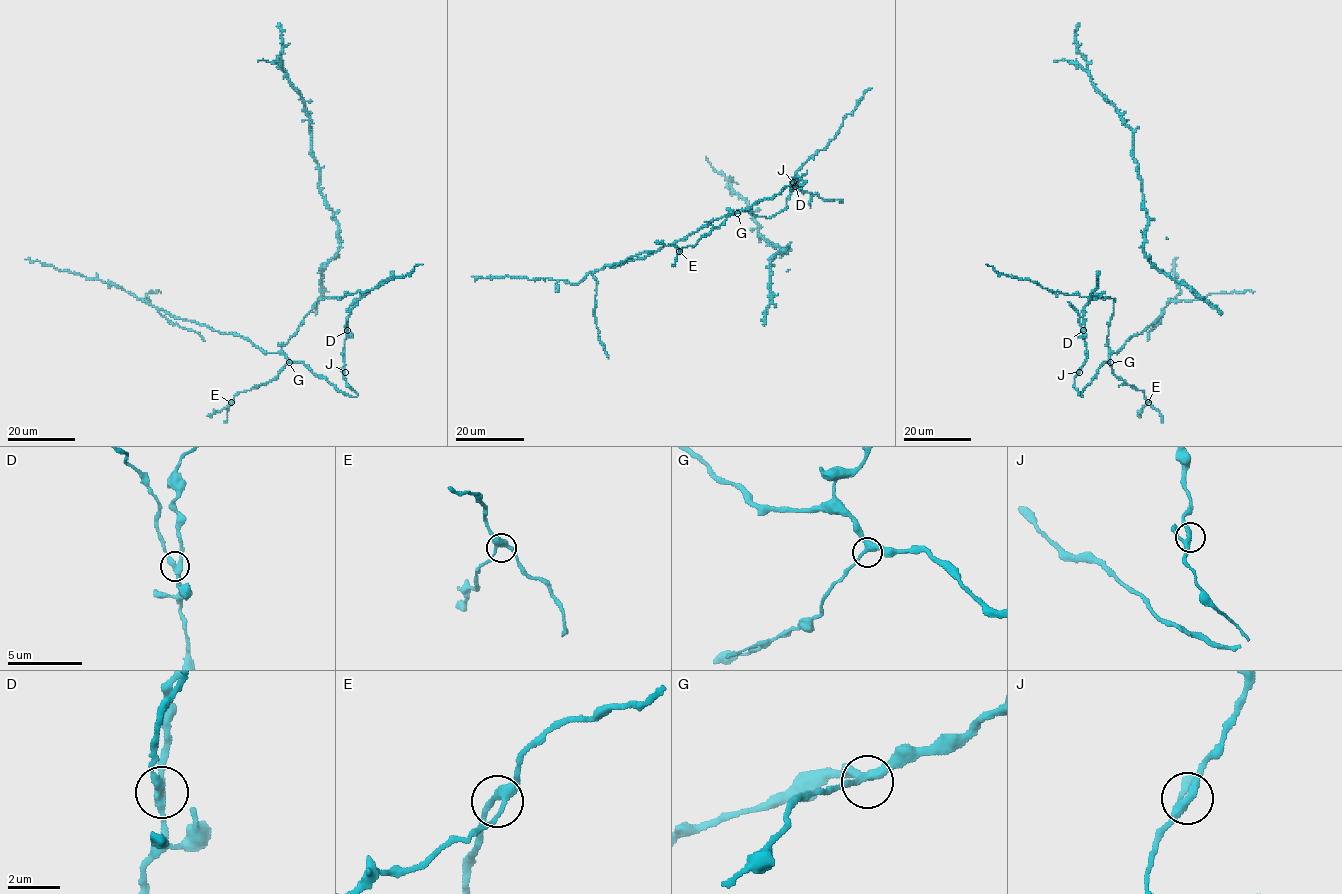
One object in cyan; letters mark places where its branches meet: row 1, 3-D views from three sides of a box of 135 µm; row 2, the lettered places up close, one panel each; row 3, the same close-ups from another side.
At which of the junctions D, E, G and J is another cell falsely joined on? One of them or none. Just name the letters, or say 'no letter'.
D

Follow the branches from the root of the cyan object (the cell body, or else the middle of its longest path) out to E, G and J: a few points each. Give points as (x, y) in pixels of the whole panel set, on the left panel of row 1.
E: (309, 312), (298, 330), (281, 347), (288, 362), (278, 375), (264, 384), (238, 392), (231, 402)
G: (309, 312), (298, 330), (281, 347), (289, 362)
J: (309, 312), (281, 351), (290, 361), (300, 362), (323, 376), (339, 390), (356, 396), (345, 372)

